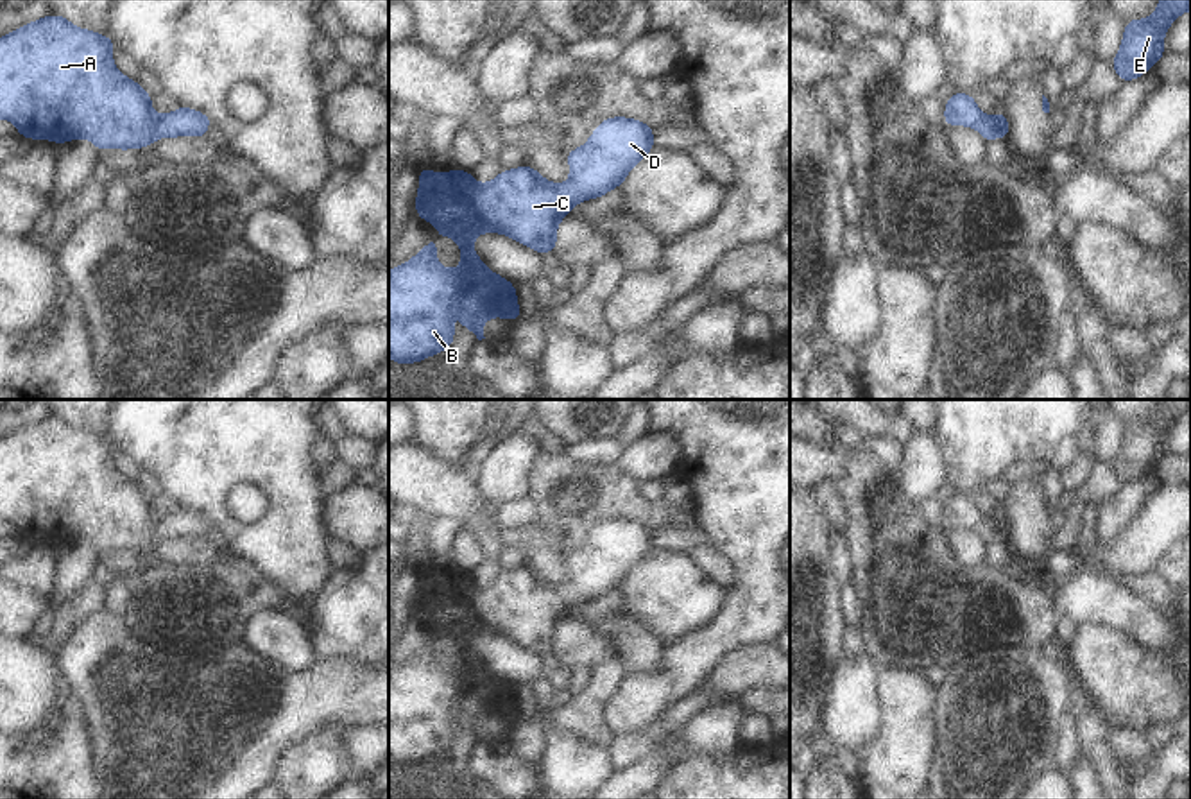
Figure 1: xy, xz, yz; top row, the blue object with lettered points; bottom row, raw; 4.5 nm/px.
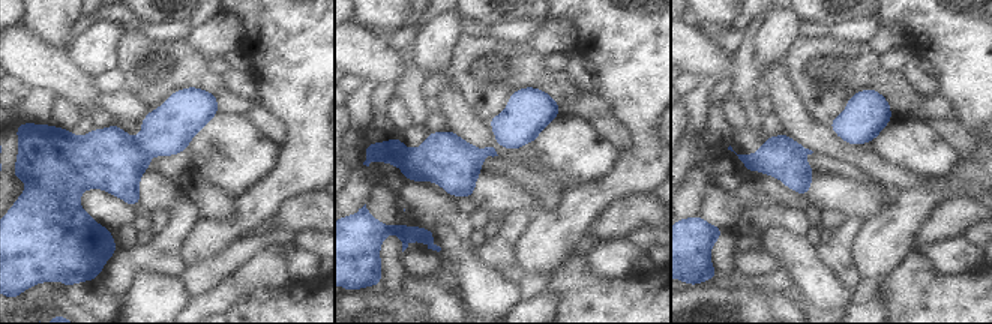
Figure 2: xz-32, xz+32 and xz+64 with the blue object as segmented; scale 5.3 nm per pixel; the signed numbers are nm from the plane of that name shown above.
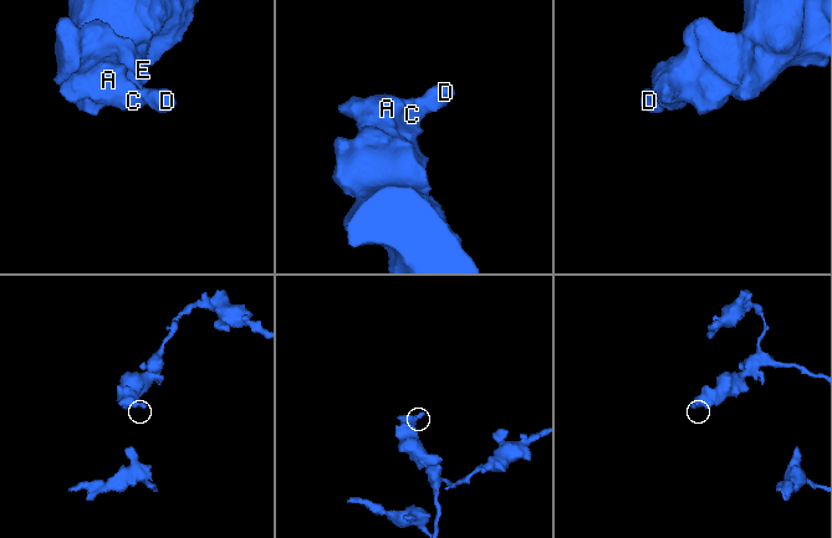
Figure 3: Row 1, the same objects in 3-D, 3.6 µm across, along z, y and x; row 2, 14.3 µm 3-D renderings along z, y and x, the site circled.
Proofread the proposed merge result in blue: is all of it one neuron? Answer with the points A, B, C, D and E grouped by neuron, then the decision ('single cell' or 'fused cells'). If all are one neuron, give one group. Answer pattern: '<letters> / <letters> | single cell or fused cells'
A B C D E | single cell

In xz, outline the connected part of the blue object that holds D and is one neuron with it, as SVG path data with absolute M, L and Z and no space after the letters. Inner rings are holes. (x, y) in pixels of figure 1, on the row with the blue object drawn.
M609 116L591 133L589 140L566 150L570 179L555 185L541 176L534 167L521 165L480 185L471 172L453 168L450 172L432 172L419 167L419 188L414 213L441 231L416 253L405 265L396 263L389 271L389 357L396 365L417 364L428 357L448 351L453 346L455 326L451 312L457 306L466 330L484 337L484 321L505 317L509 322L521 319L516 283L493 272L473 247L473 240L482 233L505 235L537 254L555 253L557 226L571 213L575 204L587 199L602 199L613 188L621 188L630 170L654 149L654 127L630 116ZM451 236L462 254L457 269L444 269L437 262L437 240Z

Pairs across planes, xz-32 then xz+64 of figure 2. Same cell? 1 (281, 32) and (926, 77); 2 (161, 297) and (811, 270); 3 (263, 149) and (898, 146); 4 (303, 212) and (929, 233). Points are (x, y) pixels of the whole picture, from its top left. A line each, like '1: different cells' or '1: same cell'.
1: different cells
2: same cell
3: same cell
4: same cell

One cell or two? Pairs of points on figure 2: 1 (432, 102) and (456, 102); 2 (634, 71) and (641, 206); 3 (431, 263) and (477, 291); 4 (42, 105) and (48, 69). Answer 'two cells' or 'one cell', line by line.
1: two cells
2: two cells
3: two cells
4: two cells

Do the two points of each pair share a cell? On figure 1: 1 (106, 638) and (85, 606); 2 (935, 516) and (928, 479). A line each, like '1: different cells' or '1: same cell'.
1: different cells
2: different cells

